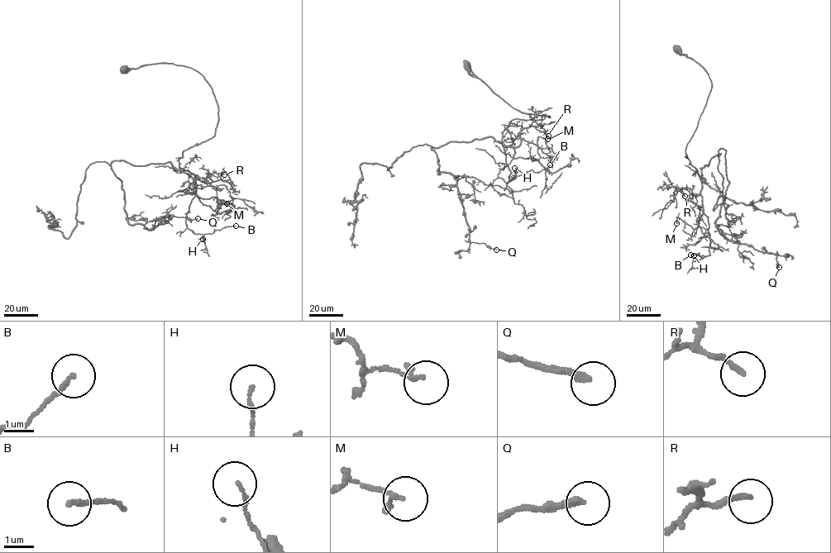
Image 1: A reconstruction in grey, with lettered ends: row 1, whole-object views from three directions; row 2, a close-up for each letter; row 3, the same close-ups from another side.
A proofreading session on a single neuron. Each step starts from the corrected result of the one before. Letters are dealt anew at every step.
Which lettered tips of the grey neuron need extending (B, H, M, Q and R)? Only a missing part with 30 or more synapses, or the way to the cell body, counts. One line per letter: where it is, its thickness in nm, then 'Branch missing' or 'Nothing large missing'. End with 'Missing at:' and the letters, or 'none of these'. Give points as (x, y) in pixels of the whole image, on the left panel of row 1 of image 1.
B: Place: (236, 226). Thickness 160 nm. Nothing large missing
H: Place: (202, 239). Thickness 110 nm. Nothing large missing
M: Place: (226, 203). Thickness 160 nm. Nothing large missing
Q: Place: (198, 218). Thickness 240 nm. Nothing large missing
R: Place: (224, 174). Thickness 180 nm. Nothing large missing
Missing at: none of these

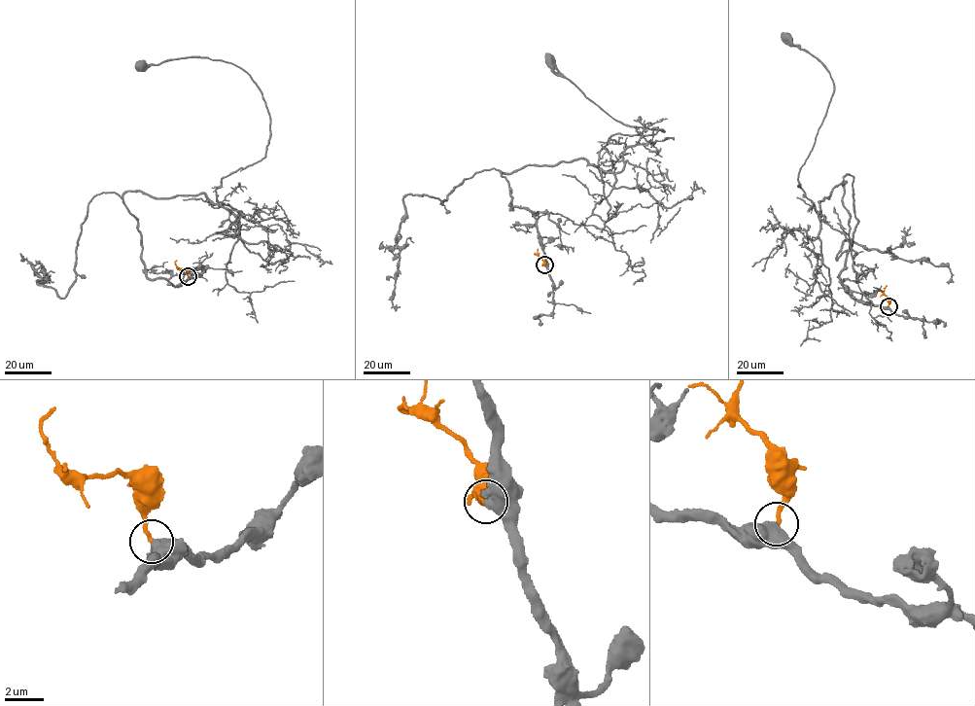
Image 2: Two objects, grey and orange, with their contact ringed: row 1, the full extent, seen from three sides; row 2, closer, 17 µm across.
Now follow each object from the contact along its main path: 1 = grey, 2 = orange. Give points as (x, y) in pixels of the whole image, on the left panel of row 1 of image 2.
1: (188, 276), (147, 276), (122, 195), (217, 203), (221, 179), (264, 157), (270, 119), (229, 62), (139, 66)
2: (188, 276), (187, 270), (178, 267), (176, 260)

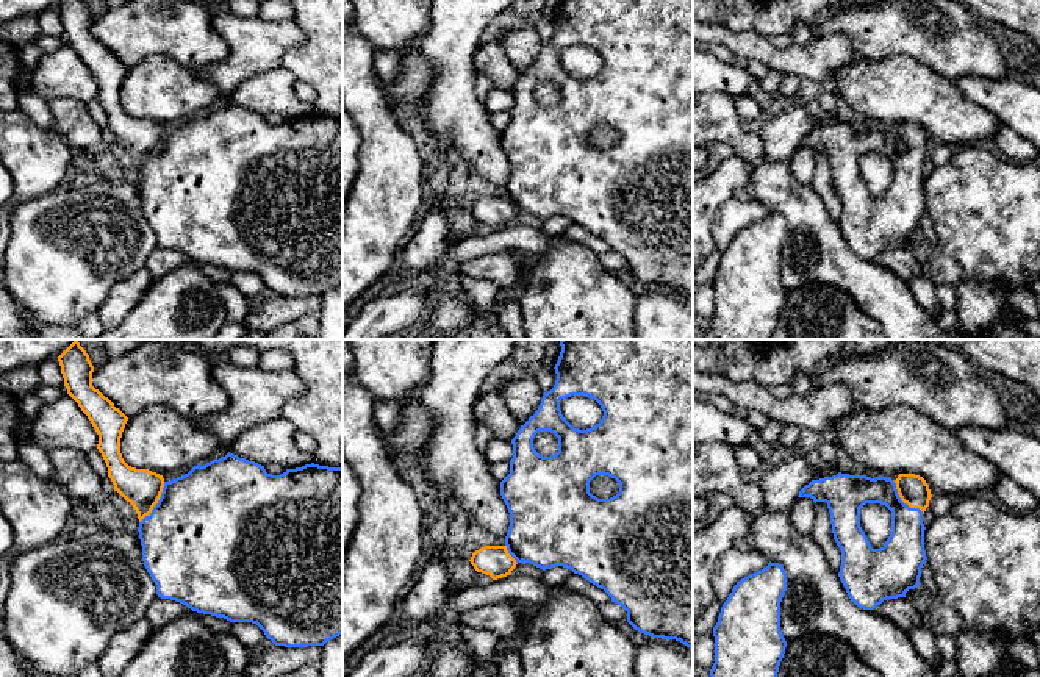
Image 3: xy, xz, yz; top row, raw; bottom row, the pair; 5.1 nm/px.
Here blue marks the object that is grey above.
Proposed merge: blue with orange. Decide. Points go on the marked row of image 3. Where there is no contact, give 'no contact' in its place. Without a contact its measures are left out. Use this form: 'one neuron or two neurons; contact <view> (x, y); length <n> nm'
one neuron; contact xy (158, 502); length 260 nm

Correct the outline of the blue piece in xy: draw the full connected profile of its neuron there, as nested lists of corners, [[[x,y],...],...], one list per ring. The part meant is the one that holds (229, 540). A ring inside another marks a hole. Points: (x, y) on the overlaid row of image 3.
[[[78,339],[58,361],[67,394],[99,435],[114,491],[138,513],[142,561],[158,597],[256,624],[275,646],[324,646],[342,633],[342,467],[311,463],[272,475],[228,452],[166,482],[124,461],[120,438],[128,417],[92,386],[94,366]]]

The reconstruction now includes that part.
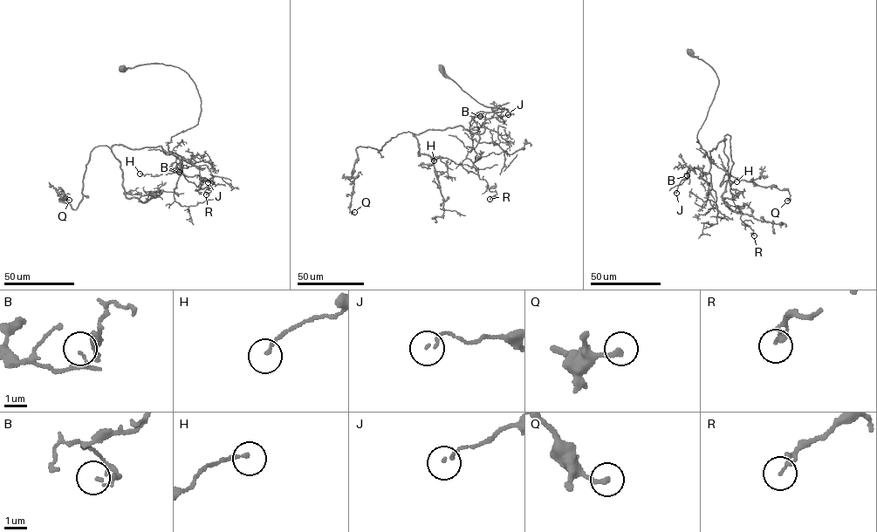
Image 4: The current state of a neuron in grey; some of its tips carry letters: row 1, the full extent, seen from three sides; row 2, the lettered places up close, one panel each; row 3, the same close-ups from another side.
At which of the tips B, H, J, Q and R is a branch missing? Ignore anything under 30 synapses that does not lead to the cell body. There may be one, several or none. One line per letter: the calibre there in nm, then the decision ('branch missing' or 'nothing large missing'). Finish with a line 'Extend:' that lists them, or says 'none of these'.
B: calibre 70 nm; nothing large missing
H: calibre 150 nm; nothing large missing
J: calibre 100 nm; nothing large missing
Q: calibre 220 nm; nothing large missing
R: calibre 130 nm; nothing large missing
Extend: none of these

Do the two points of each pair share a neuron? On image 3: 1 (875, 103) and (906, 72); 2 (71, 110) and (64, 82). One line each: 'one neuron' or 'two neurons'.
1: one neuron
2: two neurons

